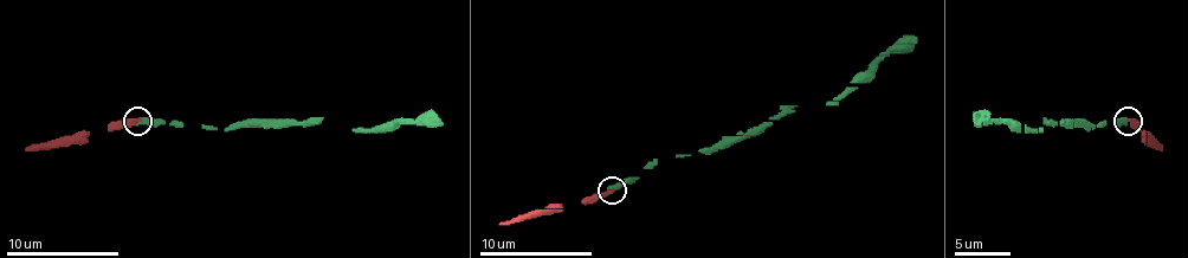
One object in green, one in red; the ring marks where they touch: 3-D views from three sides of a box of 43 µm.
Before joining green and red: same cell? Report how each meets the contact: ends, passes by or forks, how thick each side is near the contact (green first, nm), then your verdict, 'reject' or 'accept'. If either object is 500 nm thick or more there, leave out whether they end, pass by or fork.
green ends there; red ends there; 440 nm thick on the green side, 340 nm on the other; accept

